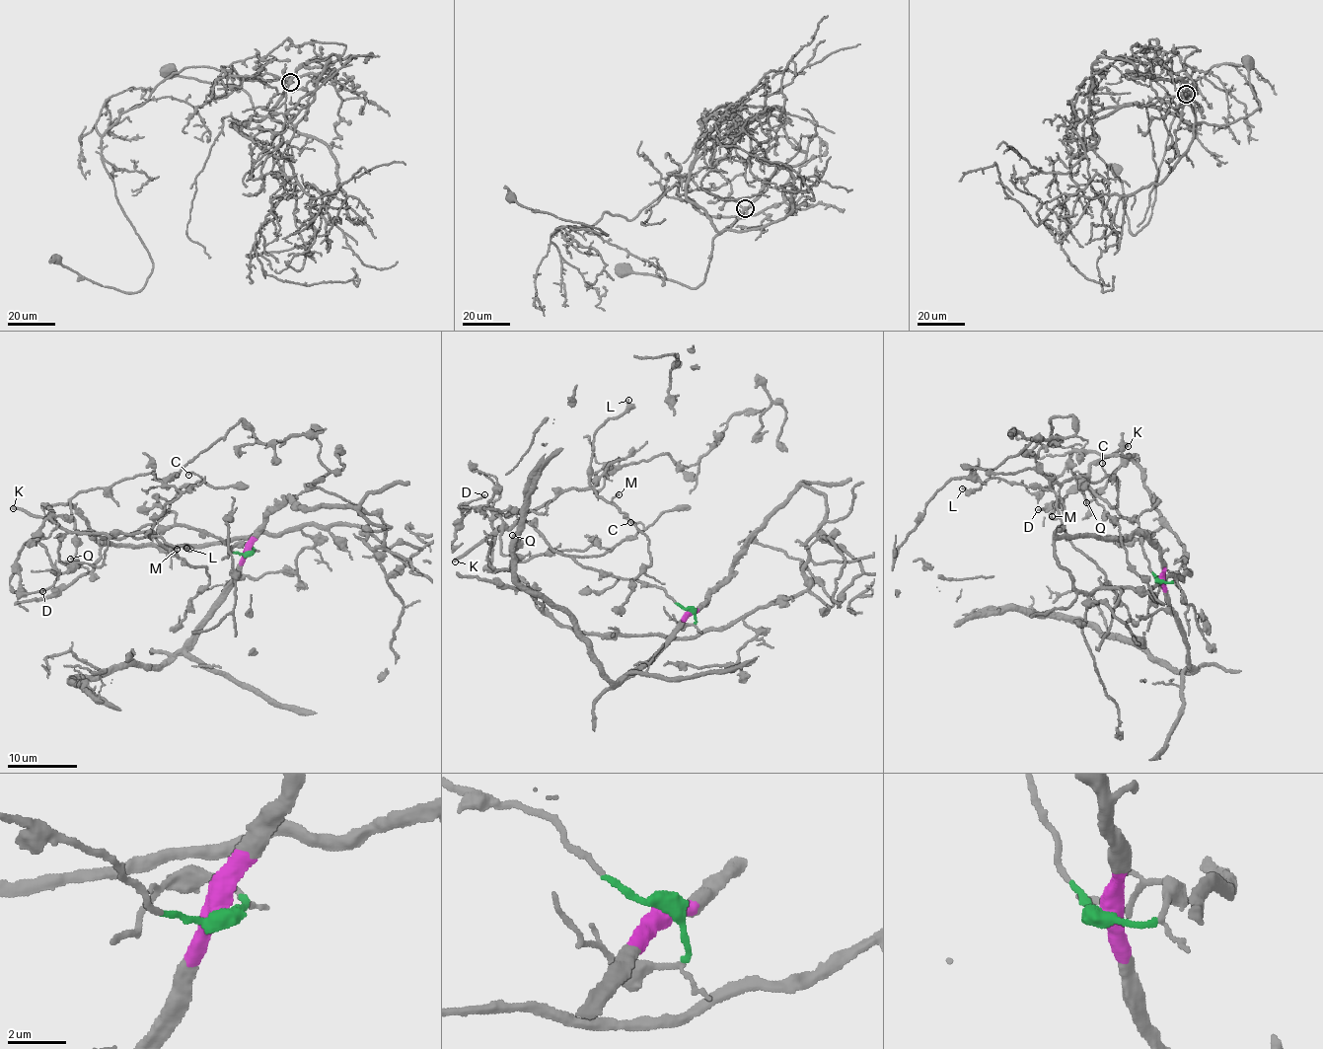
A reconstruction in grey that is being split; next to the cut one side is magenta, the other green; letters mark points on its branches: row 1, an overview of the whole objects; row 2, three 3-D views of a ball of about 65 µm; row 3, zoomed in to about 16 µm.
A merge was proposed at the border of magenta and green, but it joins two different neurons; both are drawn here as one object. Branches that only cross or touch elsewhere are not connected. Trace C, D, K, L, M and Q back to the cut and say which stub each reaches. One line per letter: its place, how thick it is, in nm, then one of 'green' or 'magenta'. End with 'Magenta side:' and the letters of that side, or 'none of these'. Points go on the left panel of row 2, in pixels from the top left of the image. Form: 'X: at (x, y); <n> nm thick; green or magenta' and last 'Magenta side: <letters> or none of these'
C: at (188, 475); 110 nm thick; green
D: at (42, 591); 140 nm thick; magenta
K: at (13, 508); 260 nm thick; green
L: at (186, 548); 280 nm thick; green
M: at (177, 549); 140 nm thick; green
Q: at (70, 559); 170 nm thick; magenta
Magenta side: D, Q

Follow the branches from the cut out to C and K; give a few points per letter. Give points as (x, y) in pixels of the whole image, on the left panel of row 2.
C: (248, 553), (235, 553), (217, 538), (185, 526), (129, 534), (154, 525), (174, 495), (201, 478), (187, 474)
K: (248, 553), (235, 553), (217, 538), (191, 528), (160, 526), (154, 533), (109, 540), (59, 528), (12, 508)

